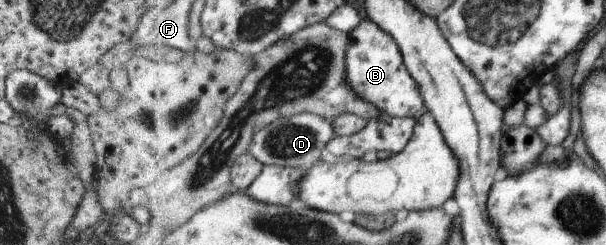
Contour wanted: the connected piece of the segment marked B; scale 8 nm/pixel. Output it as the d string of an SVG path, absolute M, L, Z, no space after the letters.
M370 18L349 32L349 48L346 49L347 82L366 102L371 102L386 115L400 118L417 118L424 112L425 99L417 79L405 65L404 55L397 39L388 34Z

